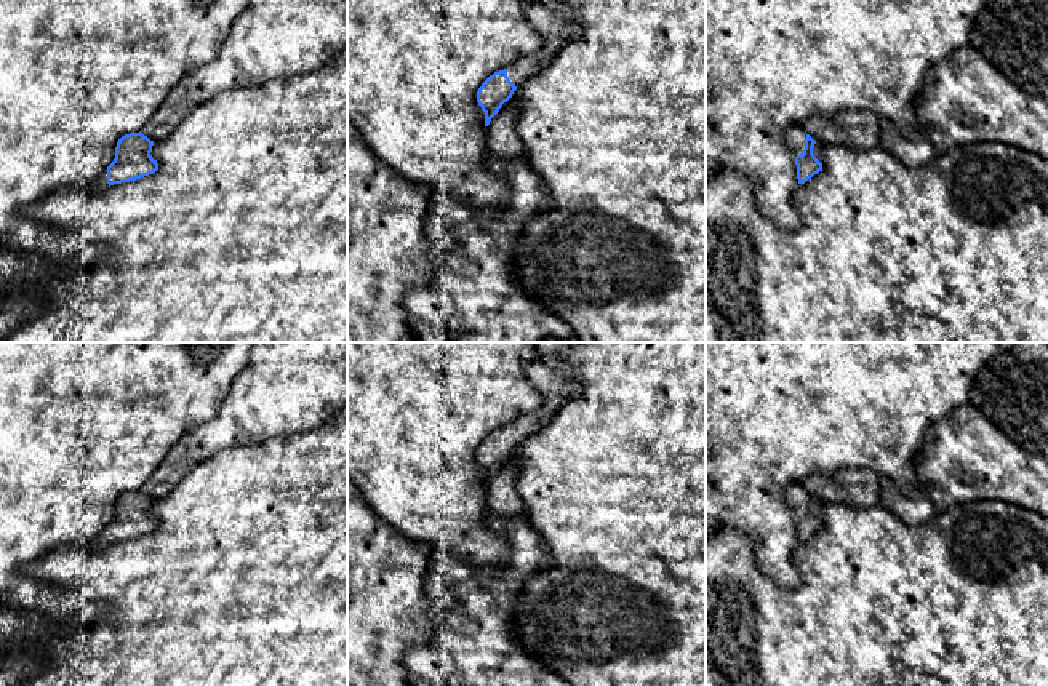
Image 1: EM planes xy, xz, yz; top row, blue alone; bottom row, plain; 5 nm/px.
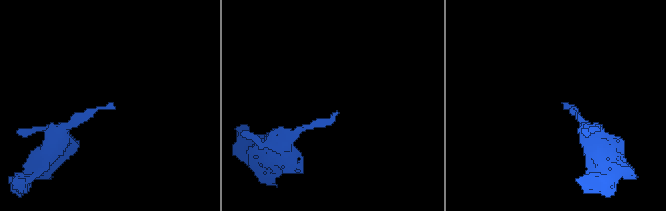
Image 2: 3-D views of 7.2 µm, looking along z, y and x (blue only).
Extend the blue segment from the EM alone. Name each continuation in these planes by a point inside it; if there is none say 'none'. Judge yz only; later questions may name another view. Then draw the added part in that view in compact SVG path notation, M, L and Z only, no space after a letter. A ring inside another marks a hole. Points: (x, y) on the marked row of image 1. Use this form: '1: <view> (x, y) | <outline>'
1: yz (796, 136) | M790 126L786 131L786 144L794 152L794 155L803 154L806 133L802 126Z

